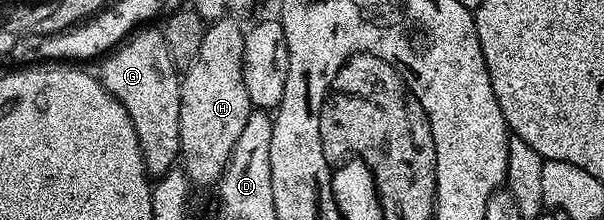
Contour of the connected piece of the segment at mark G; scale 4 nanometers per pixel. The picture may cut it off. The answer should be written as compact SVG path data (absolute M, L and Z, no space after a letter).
M140 29L135 32L125 42L123 45L117 46L115 50L111 52L103 60L104 68L101 69L101 71L98 71L99 78L102 80L103 85L107 91L109 91L112 96L120 104L124 106L126 109L126 113L130 117L130 121L134 125L134 129L136 130L136 136L138 137L138 141L140 142L140 148L142 149L142 157L144 158L144 170L148 172L149 176L152 177L159 177L161 175L164 175L170 170L173 170L177 166L178 160L181 158L180 154L180 85L182 82L181 76L178 74L176 75L176 67L174 64L174 56L170 52L168 52L168 46L166 45L166 41L164 40L164 33L163 30L156 29L156 31L144 31L148 29Z

